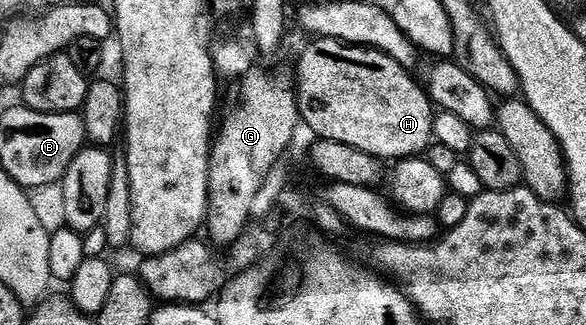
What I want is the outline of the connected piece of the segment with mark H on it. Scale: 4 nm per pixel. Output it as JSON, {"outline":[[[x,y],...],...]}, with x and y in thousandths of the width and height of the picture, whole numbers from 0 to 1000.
{"outline":[[[543,114],[520,154],[503,225],[507,335],[515,378],[541,409],[543,428],[572,431],[599,455],[613,455],[652,492],[698,492],[718,480],[741,434],[742,326],[730,286],[703,240],[693,206],[667,172],[626,142],[577,129],[572,117]]]}

